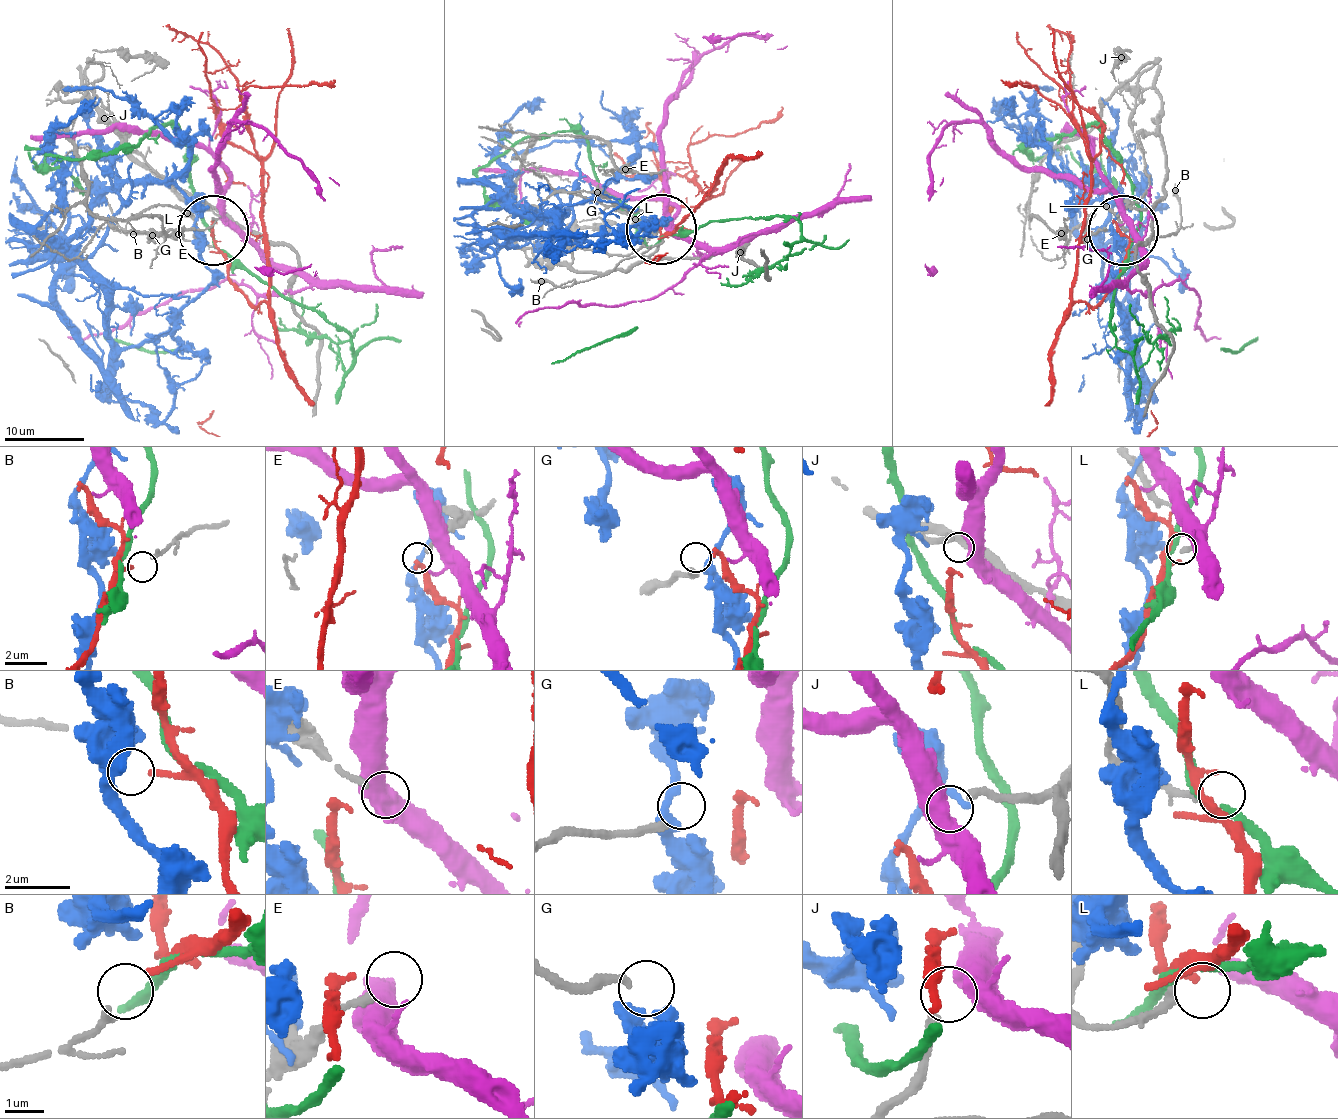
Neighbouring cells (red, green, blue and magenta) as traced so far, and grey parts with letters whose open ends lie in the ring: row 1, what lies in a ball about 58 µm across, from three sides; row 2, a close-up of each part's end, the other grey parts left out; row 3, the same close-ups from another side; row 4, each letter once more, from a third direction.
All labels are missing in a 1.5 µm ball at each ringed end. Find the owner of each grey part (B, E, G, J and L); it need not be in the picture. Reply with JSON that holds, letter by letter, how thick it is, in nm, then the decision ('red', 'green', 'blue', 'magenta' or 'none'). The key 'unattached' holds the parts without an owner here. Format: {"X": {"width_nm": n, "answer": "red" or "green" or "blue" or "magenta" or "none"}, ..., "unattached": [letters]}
{"B": {"width_nm": 190, "answer": "red"}, "E": {"width_nm": 180, "answer": "none"}, "G": {"width_nm": 240, "answer": "blue"}, "J": {"width_nm": 260, "answer": "none"}, "L": {"width_nm": 220, "answer": "none"}, "unattached": ["E", "J", "L"]}

